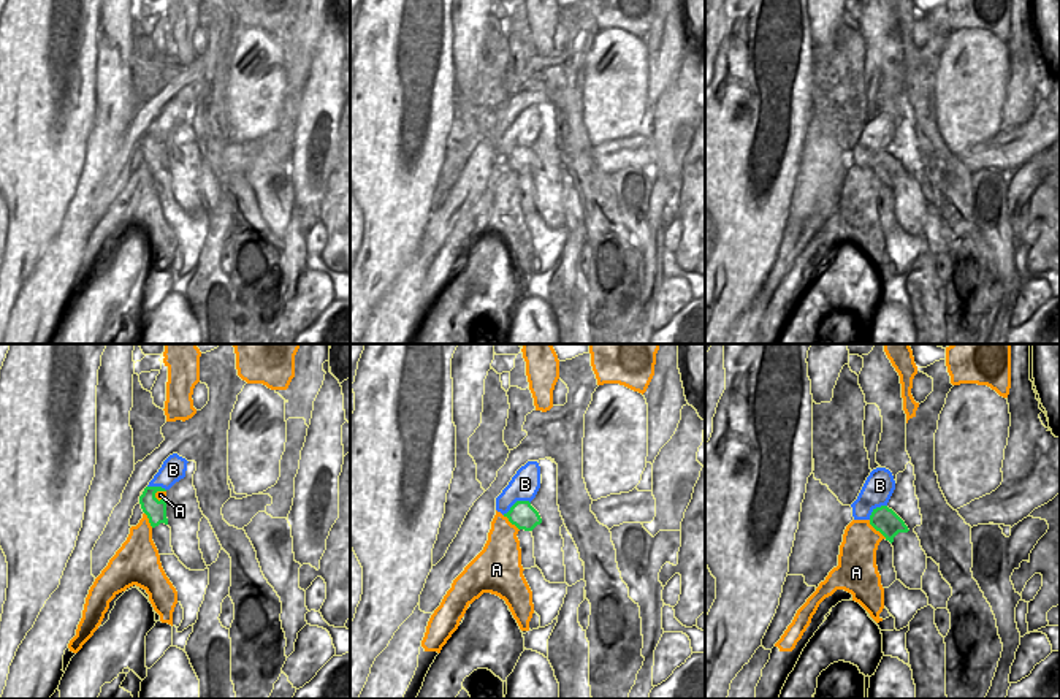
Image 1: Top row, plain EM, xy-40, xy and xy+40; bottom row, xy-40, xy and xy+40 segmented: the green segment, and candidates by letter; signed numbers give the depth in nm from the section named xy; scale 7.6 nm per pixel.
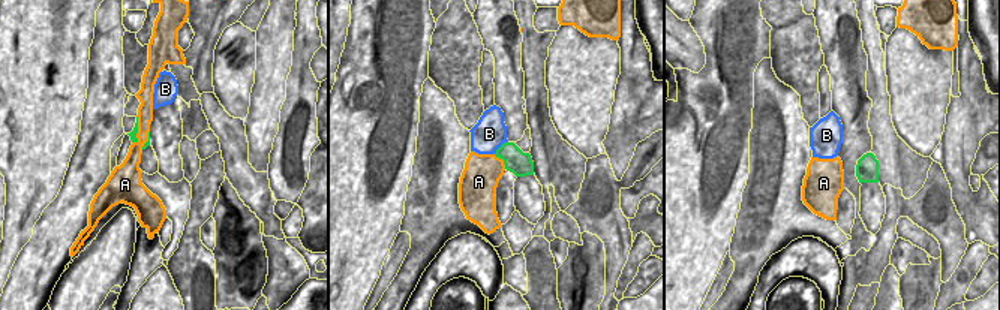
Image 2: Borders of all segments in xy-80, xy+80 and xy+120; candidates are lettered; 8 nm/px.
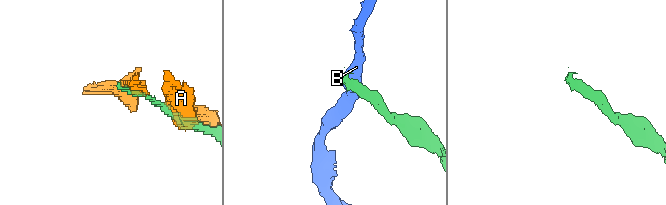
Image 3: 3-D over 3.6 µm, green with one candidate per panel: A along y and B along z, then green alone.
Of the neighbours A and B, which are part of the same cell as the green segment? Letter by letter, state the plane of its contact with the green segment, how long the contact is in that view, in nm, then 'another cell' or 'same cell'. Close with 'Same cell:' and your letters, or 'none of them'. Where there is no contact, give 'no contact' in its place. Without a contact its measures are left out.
A: contact in xy+40; length 200 nm; another cell
B: contact in xy; length 240 nm; another cell
Same cell: none of them

